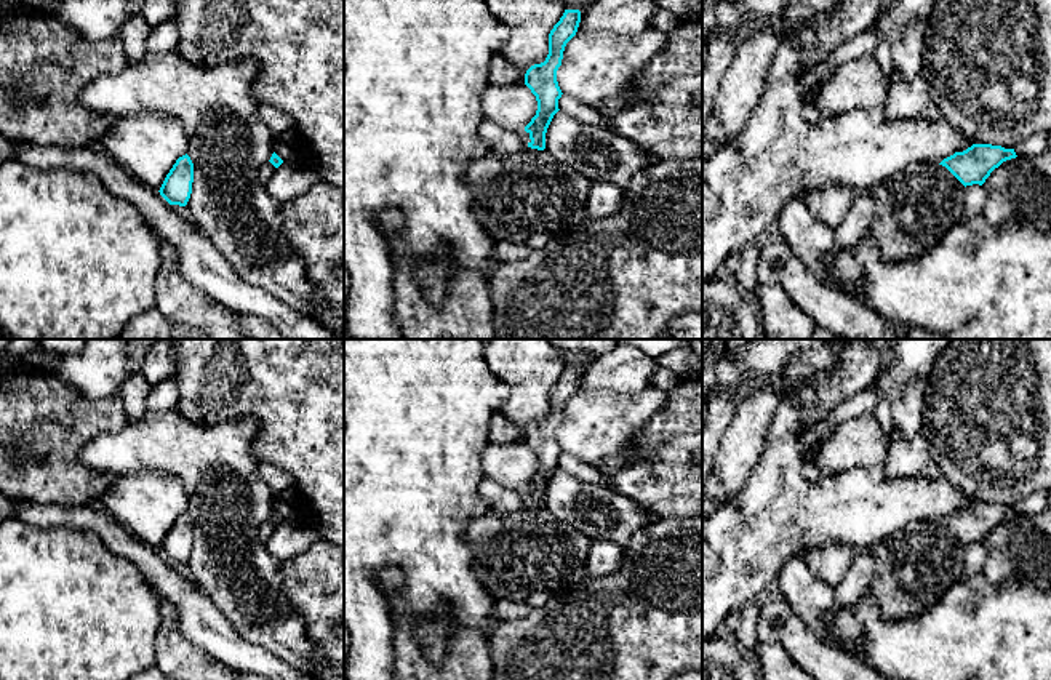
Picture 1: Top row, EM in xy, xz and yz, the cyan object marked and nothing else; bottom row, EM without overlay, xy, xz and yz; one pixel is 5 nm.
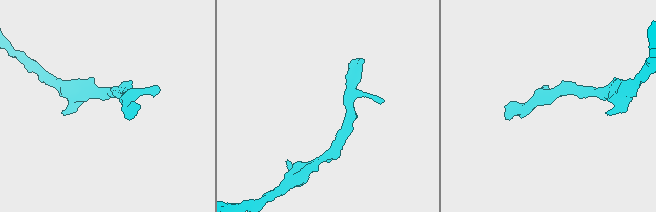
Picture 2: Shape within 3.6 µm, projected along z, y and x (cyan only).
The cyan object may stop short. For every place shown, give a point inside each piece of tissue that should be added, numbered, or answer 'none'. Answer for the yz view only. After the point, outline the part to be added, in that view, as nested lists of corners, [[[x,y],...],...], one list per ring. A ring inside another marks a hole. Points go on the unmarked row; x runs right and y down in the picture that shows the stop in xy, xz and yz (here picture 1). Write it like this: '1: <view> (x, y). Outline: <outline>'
none

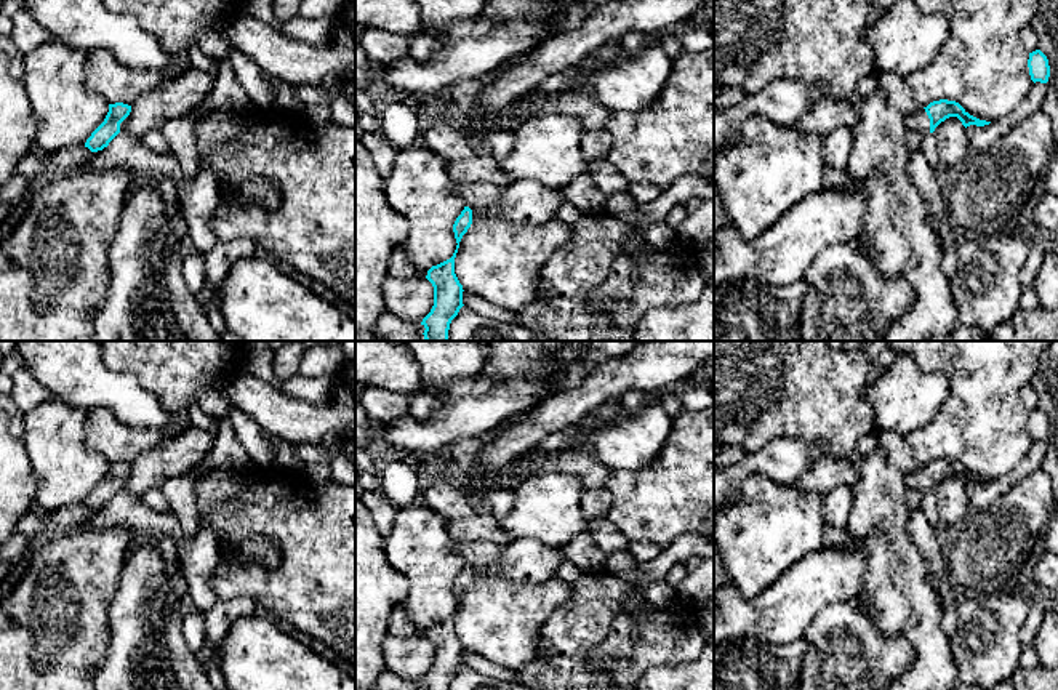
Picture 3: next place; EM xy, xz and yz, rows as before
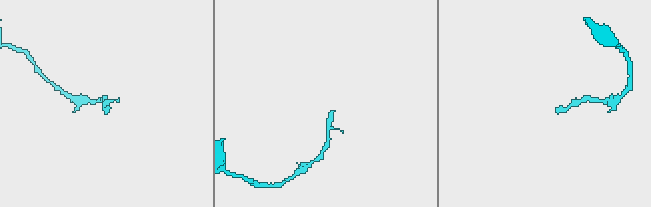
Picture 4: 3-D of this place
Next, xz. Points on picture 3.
none

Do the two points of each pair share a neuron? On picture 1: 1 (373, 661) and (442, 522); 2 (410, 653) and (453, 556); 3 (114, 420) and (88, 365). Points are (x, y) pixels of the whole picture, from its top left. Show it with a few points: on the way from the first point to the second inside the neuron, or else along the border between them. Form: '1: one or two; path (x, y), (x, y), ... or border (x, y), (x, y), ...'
1: one; path (368, 620), (363, 608), (363, 572), (400, 535)
2: two; border (451, 628), (434, 663), (392, 615), (392, 663)
3: two; border (67, 384), (93, 399), (119, 392)

